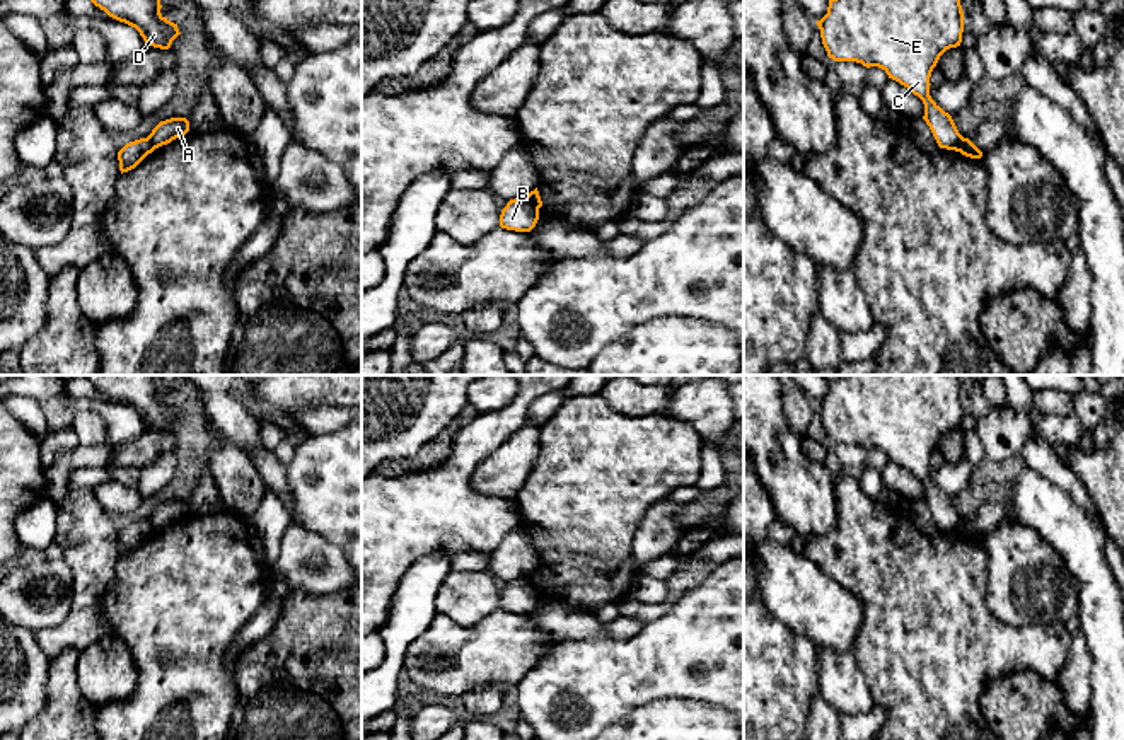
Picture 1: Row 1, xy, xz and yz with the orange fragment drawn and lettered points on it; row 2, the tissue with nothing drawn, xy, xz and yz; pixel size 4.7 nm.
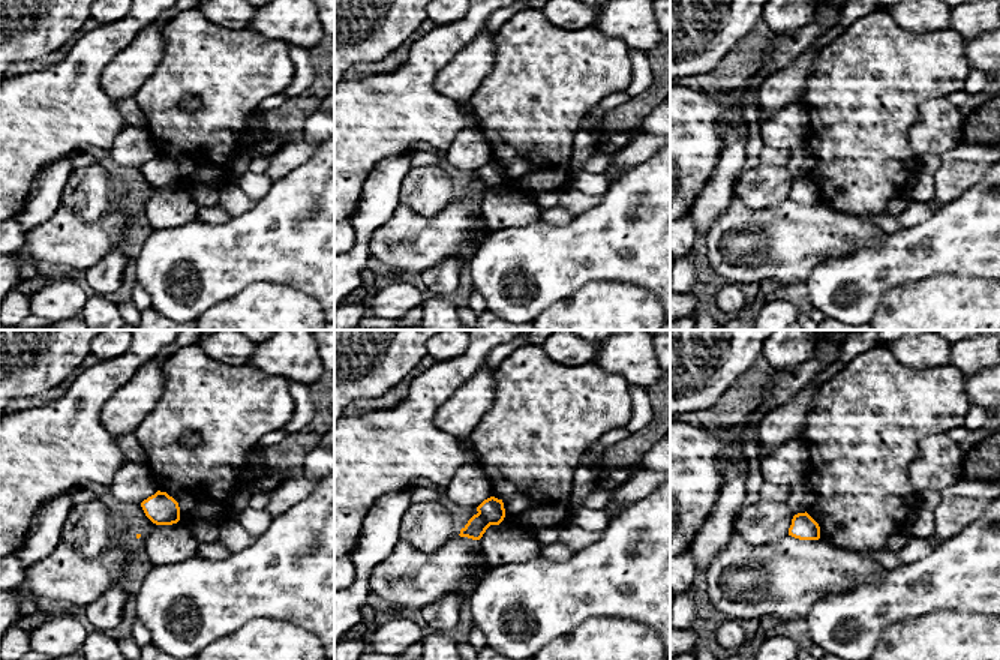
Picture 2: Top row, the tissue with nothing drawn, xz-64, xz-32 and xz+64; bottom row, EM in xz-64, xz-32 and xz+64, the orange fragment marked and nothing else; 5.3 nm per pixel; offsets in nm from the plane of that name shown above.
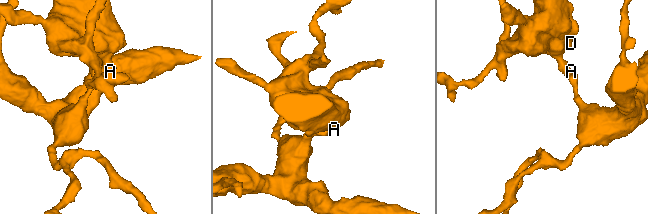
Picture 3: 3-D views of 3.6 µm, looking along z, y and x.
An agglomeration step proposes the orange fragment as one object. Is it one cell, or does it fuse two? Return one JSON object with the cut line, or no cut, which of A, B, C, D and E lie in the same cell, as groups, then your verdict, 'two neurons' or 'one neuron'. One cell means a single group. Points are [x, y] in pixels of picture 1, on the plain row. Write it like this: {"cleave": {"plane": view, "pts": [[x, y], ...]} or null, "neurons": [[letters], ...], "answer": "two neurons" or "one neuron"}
{"cleave": {"plane": "yz", "pts": [[964, 520], [952, 531]]}, "neurons": [["A", "C", "D", "E"], ["B"]], "answer": "two neurons"}

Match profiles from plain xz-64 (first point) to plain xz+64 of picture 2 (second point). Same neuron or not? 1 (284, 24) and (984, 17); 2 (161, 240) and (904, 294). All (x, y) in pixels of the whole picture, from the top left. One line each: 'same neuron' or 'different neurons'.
1: same neuron
2: different neurons

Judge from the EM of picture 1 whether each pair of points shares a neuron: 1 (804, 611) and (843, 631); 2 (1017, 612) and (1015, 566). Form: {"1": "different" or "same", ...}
{"1": "same", "2": "same"}

